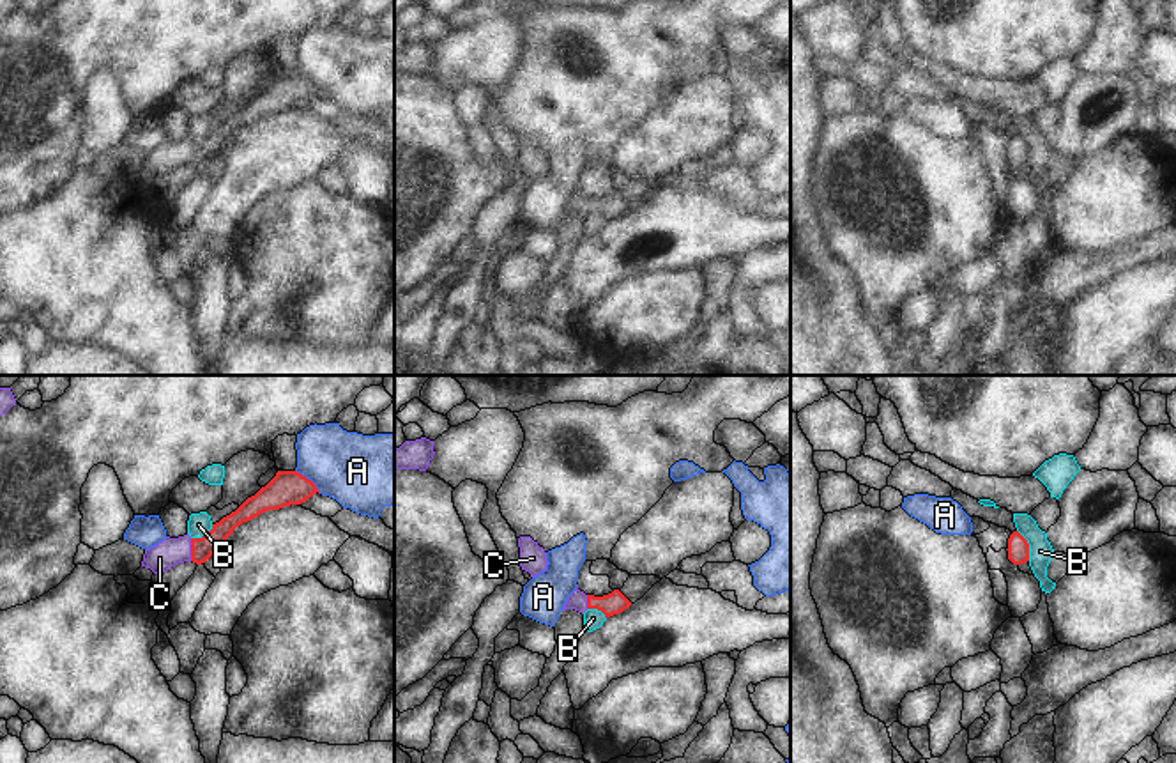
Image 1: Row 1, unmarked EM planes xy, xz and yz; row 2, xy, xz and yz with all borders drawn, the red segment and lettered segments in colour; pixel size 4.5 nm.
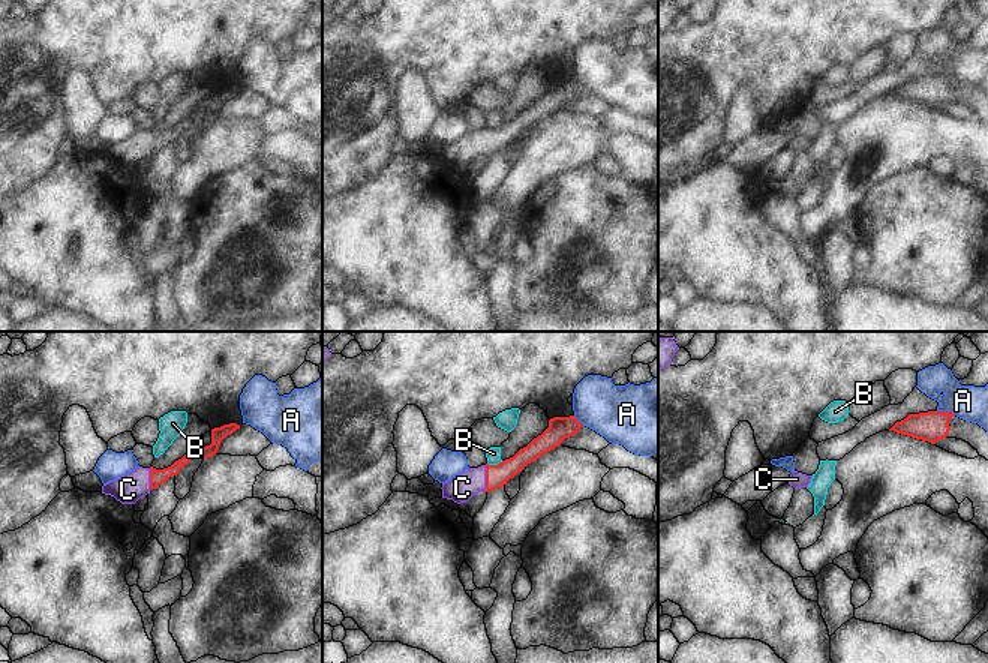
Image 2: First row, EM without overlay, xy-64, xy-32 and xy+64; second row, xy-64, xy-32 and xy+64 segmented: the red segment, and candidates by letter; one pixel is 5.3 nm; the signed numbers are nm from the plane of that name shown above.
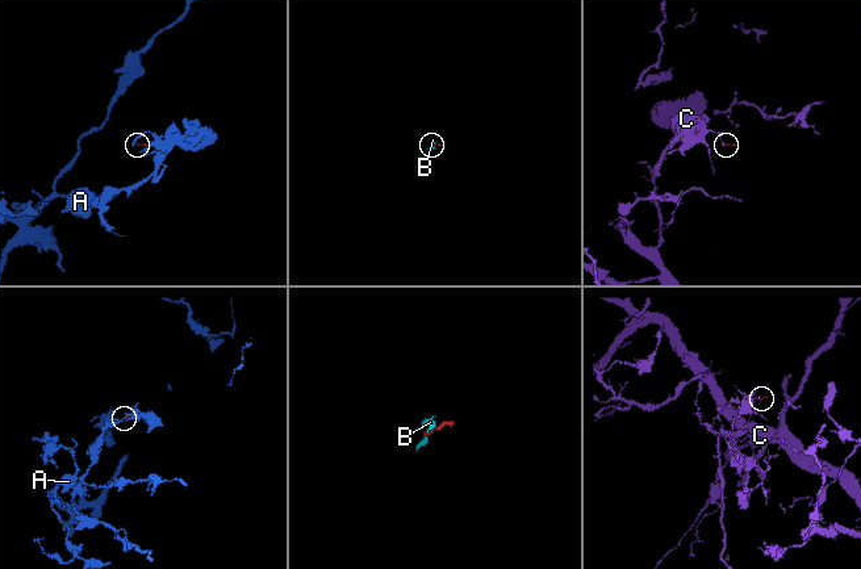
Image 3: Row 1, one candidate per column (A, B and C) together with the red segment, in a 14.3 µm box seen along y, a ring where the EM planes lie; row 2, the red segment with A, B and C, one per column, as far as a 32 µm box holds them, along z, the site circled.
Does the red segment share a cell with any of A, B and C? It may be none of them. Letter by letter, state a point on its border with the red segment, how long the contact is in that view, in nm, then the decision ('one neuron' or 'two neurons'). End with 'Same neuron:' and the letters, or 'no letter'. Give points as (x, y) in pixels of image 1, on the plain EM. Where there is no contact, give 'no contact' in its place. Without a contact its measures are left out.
A: contact xy (310, 84); length 160 nm; two neurons
B: contact yz (1028, 149); length 160 nm; two neurons
C: contact xy (191, 153); length 100 nm; one neuron
Same neuron: C

